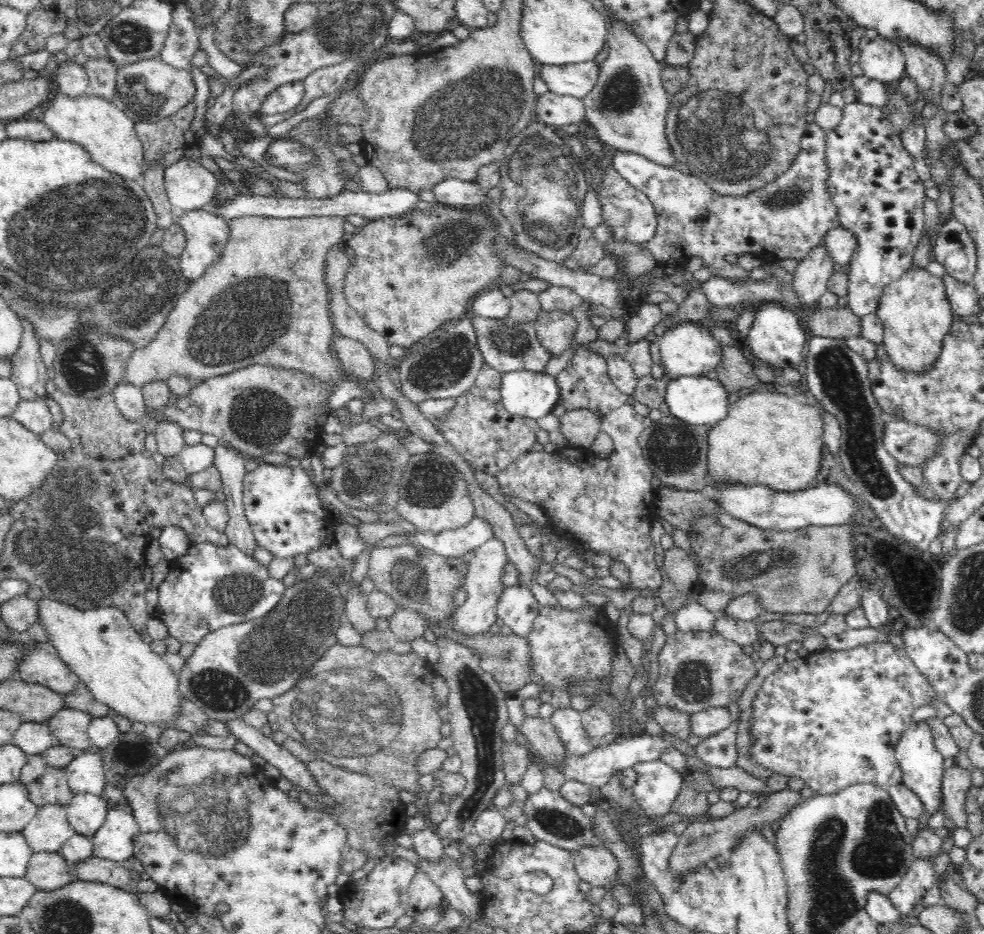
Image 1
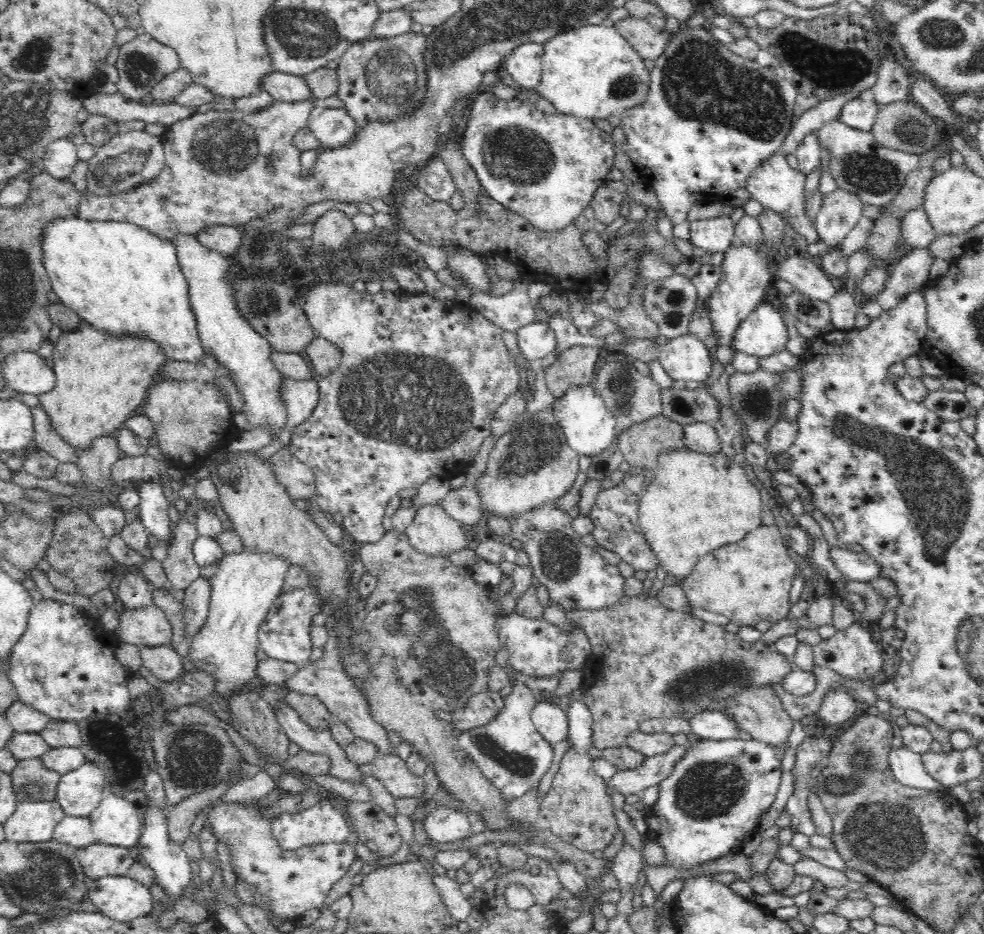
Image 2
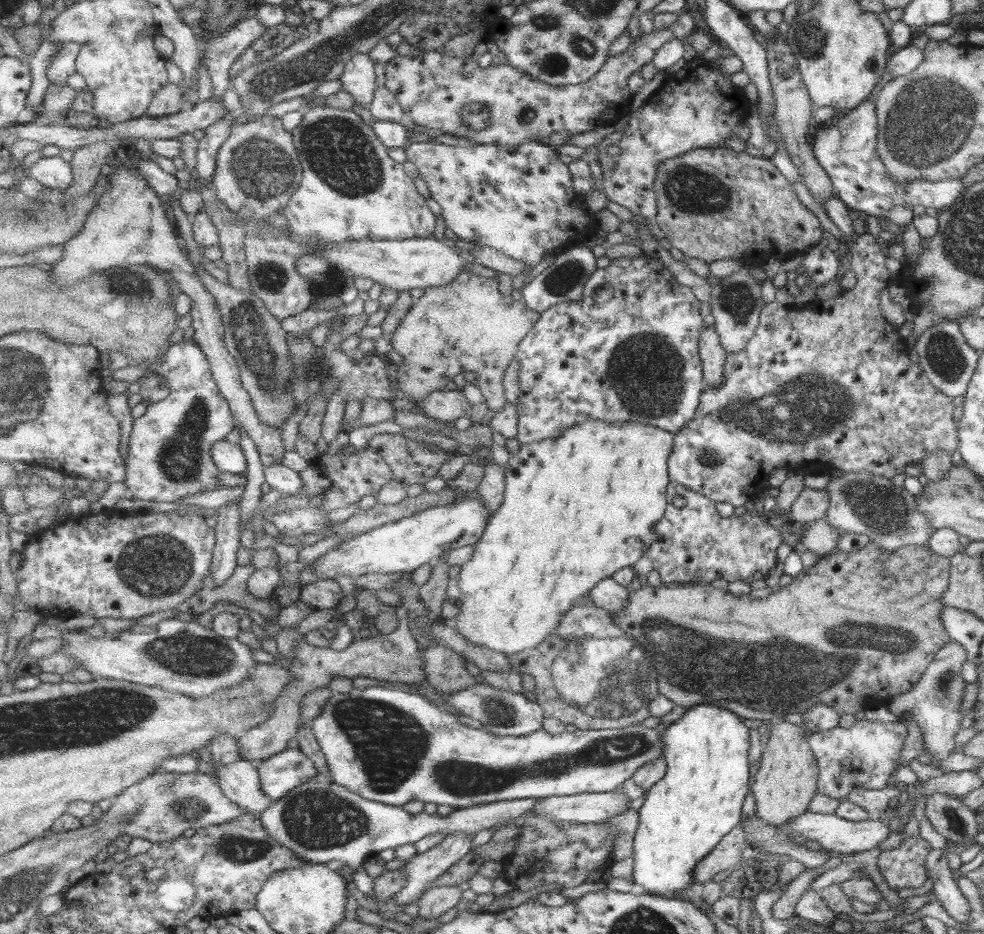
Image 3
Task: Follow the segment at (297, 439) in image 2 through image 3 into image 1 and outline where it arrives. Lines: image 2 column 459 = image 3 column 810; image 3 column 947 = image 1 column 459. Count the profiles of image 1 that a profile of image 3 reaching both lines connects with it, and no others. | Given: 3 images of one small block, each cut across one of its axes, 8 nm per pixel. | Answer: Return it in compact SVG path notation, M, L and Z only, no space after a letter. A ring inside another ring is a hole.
M485 364L474 386L457 399L456 406L444 420L438 420L442 434L463 458L494 477L505 472L520 456L532 451L538 430L534 422L512 416L504 409L499 391L501 376Z

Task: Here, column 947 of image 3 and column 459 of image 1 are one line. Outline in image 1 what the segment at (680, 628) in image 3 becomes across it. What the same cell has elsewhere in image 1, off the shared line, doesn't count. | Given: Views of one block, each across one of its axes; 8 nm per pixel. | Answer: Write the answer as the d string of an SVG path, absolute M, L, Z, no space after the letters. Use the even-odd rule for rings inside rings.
M416 545L376 547L370 553L367 576L374 588L388 593L396 601L396 606L417 610L430 622L448 618L454 609L453 590L461 583L463 575L462 557L440 556ZM443 628L436 629L435 633L438 635L448 635L454 641L460 641L460 643L464 643L464 645L474 649L480 655L480 666L482 669L494 675L496 681L500 683L502 690L507 694L512 695L520 688L524 688L525 684L532 682L534 661L530 658L530 643L528 643L527 637L504 631L499 635L491 635L488 632L484 632L480 636L468 638L467 636L457 636L455 632L449 632L449 630L444 630Z

